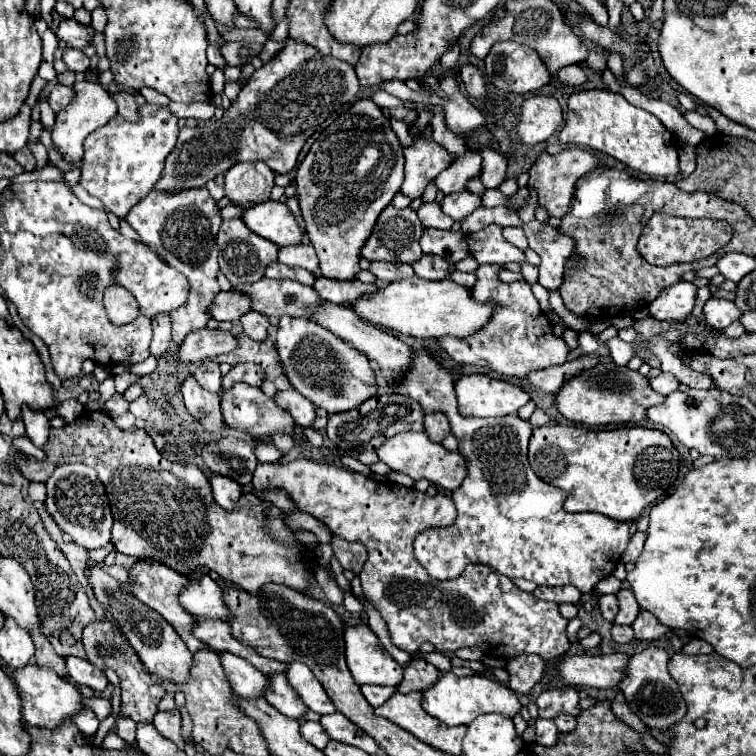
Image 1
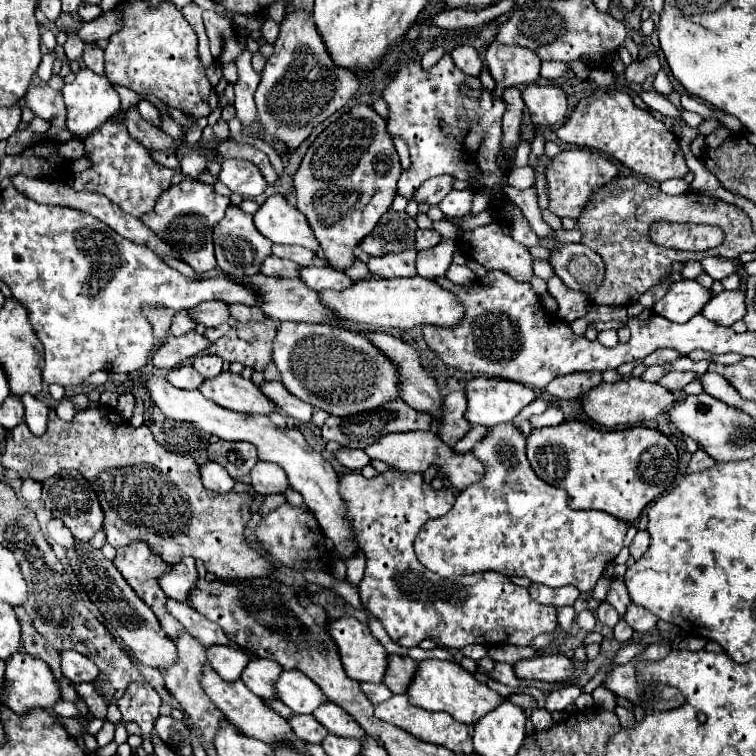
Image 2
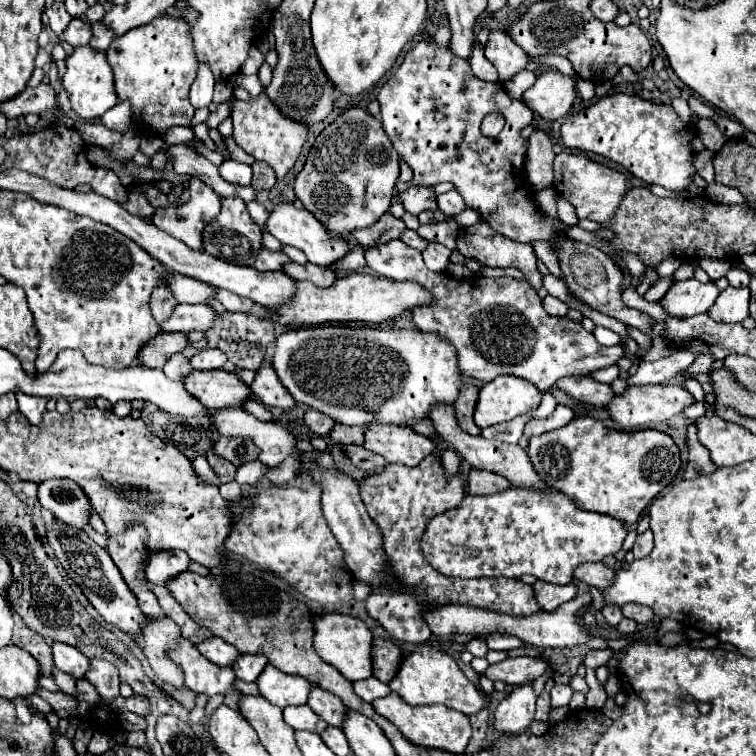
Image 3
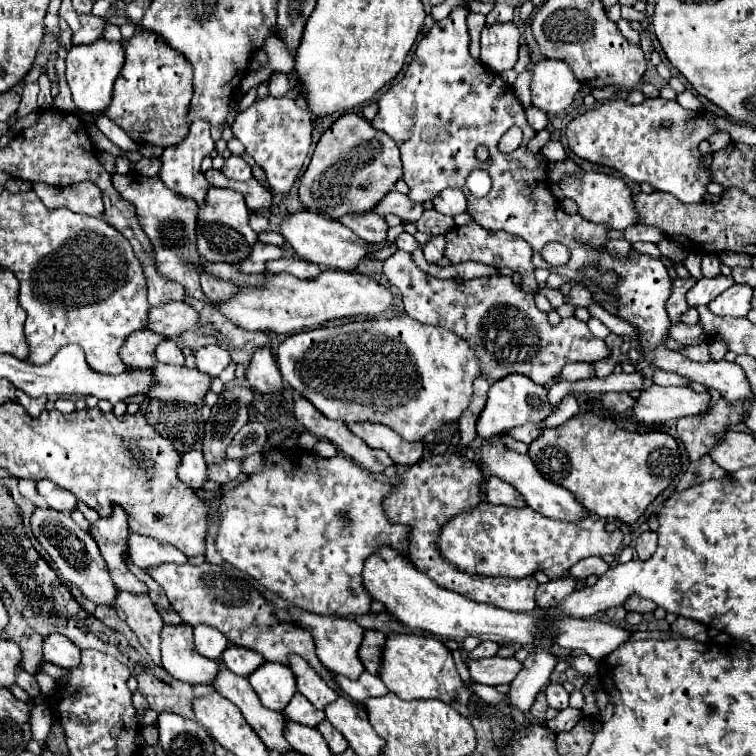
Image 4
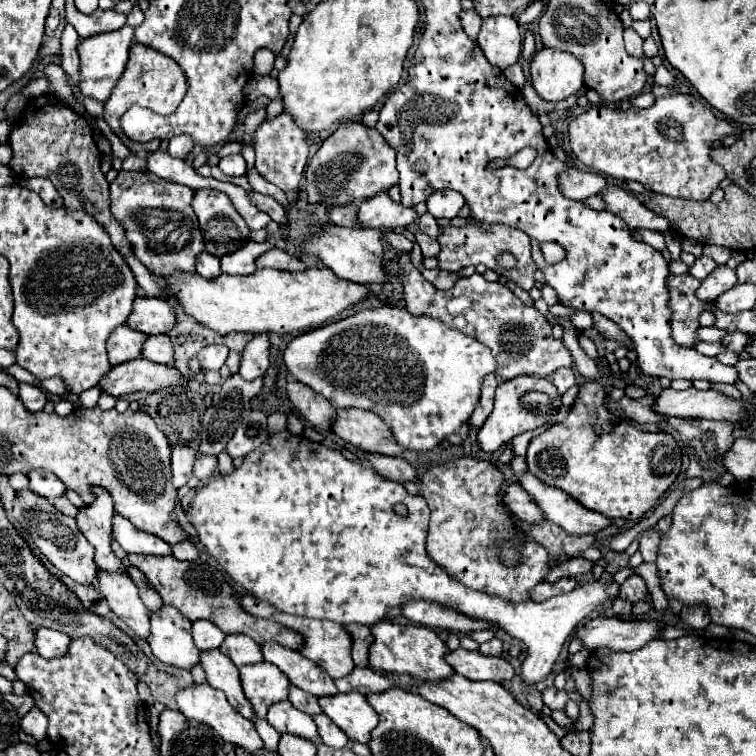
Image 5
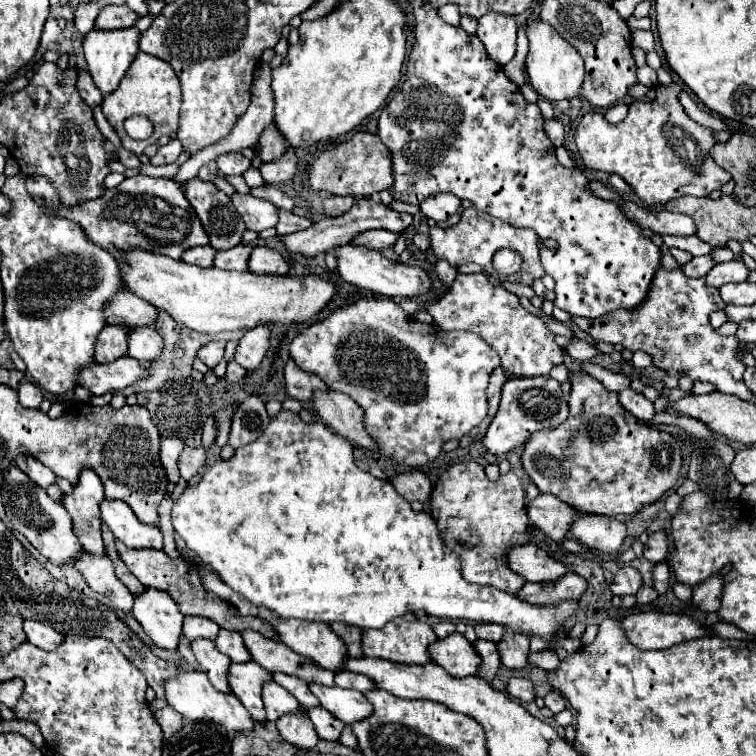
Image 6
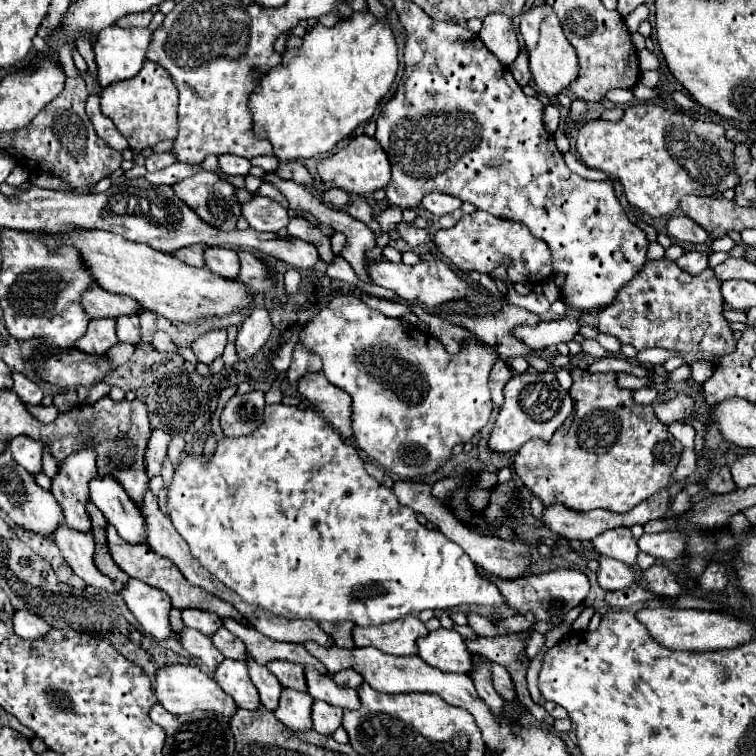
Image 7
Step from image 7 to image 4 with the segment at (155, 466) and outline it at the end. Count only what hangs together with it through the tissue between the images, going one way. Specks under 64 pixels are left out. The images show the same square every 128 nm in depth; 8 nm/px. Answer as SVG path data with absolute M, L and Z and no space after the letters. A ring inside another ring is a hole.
M188 452L188 454L182 456L182 464L178 468L178 472L180 472L178 476L180 476L180 480L186 486L190 486L190 488L202 488L204 482L208 480L208 476L206 476L208 470L206 468L208 466L204 462L202 452Z

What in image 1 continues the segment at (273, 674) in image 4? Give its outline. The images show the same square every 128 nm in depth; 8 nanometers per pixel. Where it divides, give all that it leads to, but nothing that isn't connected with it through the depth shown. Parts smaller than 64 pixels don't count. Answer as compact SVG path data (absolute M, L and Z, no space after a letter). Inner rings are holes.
M300 662L290 664L286 678L312 712L318 712L318 714L336 712L336 706L332 704L322 684L316 680L316 676L312 676L312 670L306 664L300 664Z

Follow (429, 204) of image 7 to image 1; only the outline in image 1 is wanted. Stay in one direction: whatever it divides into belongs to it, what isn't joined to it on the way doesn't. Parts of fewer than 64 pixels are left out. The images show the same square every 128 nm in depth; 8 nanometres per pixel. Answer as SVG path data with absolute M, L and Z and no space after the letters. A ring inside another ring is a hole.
M464 190L464 192L458 192L458 194L448 194L444 196L442 200L442 212L448 214L450 218L454 218L454 224L451 227L451 230L457 232L461 229L462 220L472 214L476 208L482 206L482 198Z

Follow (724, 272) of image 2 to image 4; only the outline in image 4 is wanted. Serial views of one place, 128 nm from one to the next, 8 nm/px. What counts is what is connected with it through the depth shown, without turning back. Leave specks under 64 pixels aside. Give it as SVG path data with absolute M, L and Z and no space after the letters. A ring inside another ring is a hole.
M706 254L706 256L702 258L702 274L704 274L706 278L716 278L716 276L720 276L720 266L722 266L722 262L720 262L718 256Z

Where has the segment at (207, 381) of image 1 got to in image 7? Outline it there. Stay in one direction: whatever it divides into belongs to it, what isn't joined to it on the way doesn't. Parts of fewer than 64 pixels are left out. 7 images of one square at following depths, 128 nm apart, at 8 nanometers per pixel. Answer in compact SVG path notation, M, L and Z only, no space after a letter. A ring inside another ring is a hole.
M224 330L208 332L192 344L192 352L206 366L210 366L218 356L222 356L224 348L226 348L226 332Z

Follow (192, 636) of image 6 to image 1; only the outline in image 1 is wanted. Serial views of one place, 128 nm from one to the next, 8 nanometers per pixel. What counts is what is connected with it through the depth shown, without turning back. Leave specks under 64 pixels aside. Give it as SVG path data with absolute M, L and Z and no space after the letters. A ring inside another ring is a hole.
M224 652L220 656L224 672L228 674L228 680L232 684L232 690L240 698L256 700L262 698L268 690L268 676L264 676L260 670L256 670L252 664L248 664L244 658L234 656L230 652Z

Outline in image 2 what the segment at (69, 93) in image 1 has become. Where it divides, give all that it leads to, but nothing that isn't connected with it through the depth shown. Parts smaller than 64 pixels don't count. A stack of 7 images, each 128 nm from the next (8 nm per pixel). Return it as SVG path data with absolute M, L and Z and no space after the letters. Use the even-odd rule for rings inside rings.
M30 86L28 94L24 96L26 104L32 108L32 112L46 122L59 128L66 127L67 110L60 90L52 90L50 86Z

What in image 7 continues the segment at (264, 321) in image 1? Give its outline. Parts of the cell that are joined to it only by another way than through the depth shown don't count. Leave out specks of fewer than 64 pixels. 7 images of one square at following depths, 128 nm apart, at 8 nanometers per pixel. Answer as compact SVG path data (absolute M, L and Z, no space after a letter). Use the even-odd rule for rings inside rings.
M194 244L194 246L186 246L186 248L180 248L178 252L174 252L174 256L190 266L204 266L204 250L206 246L204 244Z

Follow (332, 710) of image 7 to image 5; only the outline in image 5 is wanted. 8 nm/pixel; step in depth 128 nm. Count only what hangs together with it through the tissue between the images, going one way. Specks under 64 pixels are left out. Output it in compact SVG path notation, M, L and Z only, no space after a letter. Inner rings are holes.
M318 714L318 716L314 718L314 722L316 722L318 734L320 734L320 738L322 738L322 742L324 742L326 746L344 748L344 746L348 744L346 734L344 734L344 732L326 716L326 714Z

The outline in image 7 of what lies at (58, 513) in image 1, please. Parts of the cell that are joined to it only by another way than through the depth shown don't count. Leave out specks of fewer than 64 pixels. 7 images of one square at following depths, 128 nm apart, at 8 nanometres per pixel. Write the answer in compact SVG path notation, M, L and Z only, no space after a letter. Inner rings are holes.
M18 436L12 440L12 444L8 446L14 460L26 468L30 474L40 474L42 472L42 444L36 440L30 440L26 436Z

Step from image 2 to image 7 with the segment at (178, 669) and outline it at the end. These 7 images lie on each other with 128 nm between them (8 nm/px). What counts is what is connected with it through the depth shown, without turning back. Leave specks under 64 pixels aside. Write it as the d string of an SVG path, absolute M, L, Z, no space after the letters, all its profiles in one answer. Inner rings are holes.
M62 524L56 534L54 540L64 556L64 560L68 562L68 566L90 586L106 590L108 594L120 594L120 590L114 586L114 580L104 576L96 564L92 564L92 552L94 552L94 538L92 534L82 534L76 532L72 528L68 528L66 524Z

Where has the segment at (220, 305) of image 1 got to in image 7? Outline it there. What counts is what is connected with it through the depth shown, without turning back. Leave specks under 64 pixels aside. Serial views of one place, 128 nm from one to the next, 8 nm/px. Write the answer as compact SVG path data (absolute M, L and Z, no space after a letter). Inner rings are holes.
M92 286L82 296L82 308L92 318L118 318L140 314L140 304L130 296L120 296L112 292L104 292L100 286Z

